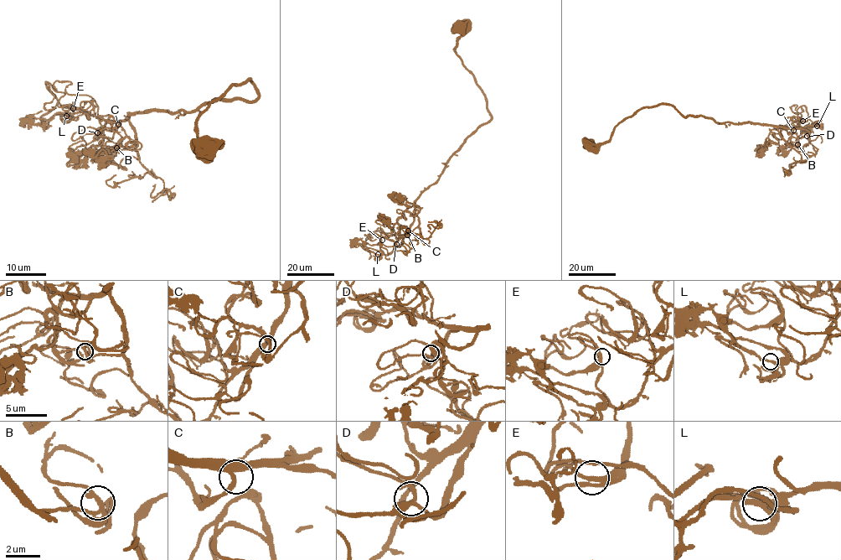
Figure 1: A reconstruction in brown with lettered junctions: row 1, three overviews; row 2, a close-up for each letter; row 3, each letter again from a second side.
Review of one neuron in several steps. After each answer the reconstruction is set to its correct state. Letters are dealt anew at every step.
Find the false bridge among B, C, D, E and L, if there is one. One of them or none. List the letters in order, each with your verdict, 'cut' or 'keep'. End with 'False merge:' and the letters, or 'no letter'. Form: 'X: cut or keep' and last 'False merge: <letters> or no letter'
B: keep
C: keep
D: keep
E: keep
L: keep
False merge: no letter

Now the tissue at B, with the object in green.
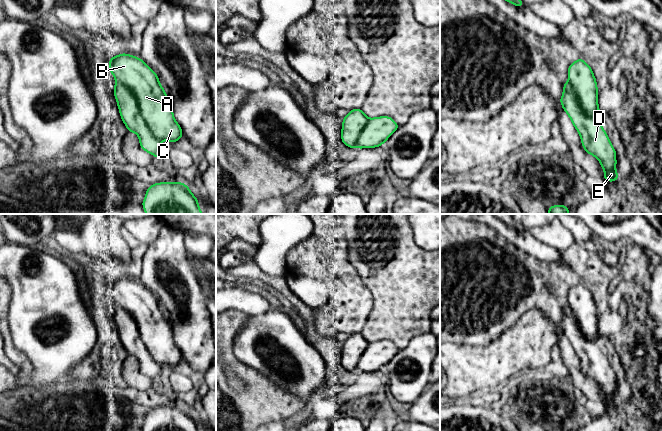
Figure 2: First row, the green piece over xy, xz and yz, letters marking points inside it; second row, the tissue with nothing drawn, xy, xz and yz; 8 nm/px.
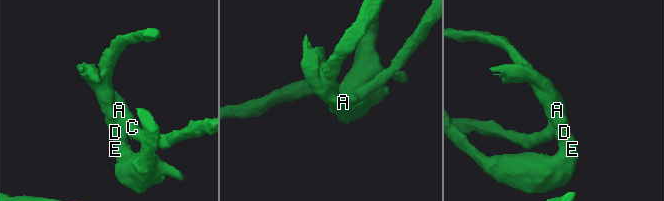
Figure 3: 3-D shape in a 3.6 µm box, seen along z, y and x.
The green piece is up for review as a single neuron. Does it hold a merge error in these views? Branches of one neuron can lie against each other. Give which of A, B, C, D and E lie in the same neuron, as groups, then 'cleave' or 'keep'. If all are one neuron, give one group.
A B C D E; keep

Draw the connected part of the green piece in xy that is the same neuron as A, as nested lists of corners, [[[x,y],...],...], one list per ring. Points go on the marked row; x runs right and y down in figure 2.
[[[126,53],[119,54],[116,57],[110,57],[108,66],[116,80],[114,95],[124,124],[129,132],[135,132],[138,135],[141,148],[159,160],[162,158],[161,142],[168,140],[174,143],[183,137],[183,132],[173,116],[172,104],[164,88],[160,85],[157,74],[142,59]]]

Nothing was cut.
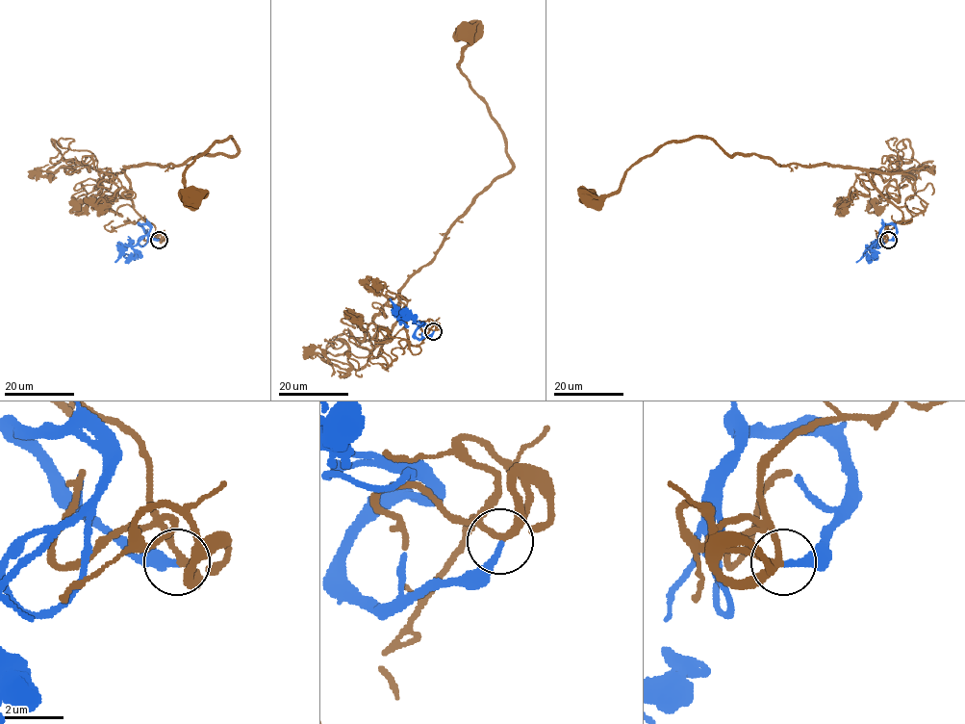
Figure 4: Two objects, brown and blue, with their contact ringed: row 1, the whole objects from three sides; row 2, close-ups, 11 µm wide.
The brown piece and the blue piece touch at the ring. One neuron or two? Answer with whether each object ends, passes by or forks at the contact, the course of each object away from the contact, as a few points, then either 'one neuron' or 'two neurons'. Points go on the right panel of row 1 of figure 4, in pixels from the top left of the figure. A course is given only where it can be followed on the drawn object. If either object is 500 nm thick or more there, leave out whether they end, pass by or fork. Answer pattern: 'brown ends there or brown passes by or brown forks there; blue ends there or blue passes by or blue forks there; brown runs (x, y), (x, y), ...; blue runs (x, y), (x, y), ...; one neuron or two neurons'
brown forks there; blue ends there; brown runs (888, 240), (886, 228), (902, 213), (864, 169), (728, 156), (708, 138), (659, 145), (615, 192), (590, 198); blue runs (888, 240), (893, 237), (896, 227), (884, 224), (878, 239), (871, 245), (874, 246), (856, 262); one neuron

